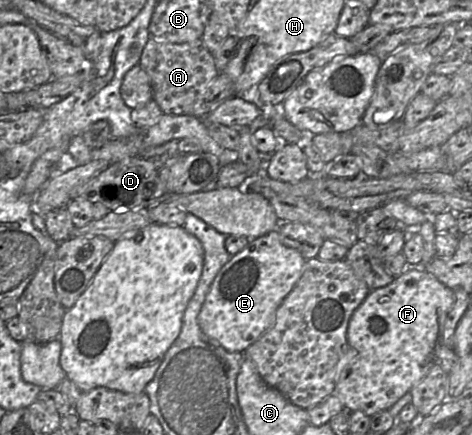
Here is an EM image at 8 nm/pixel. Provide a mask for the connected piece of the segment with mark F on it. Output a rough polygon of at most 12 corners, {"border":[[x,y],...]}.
{"border":[[409,266],[350,318],[335,393],[390,409],[437,362],[452,289]]}

